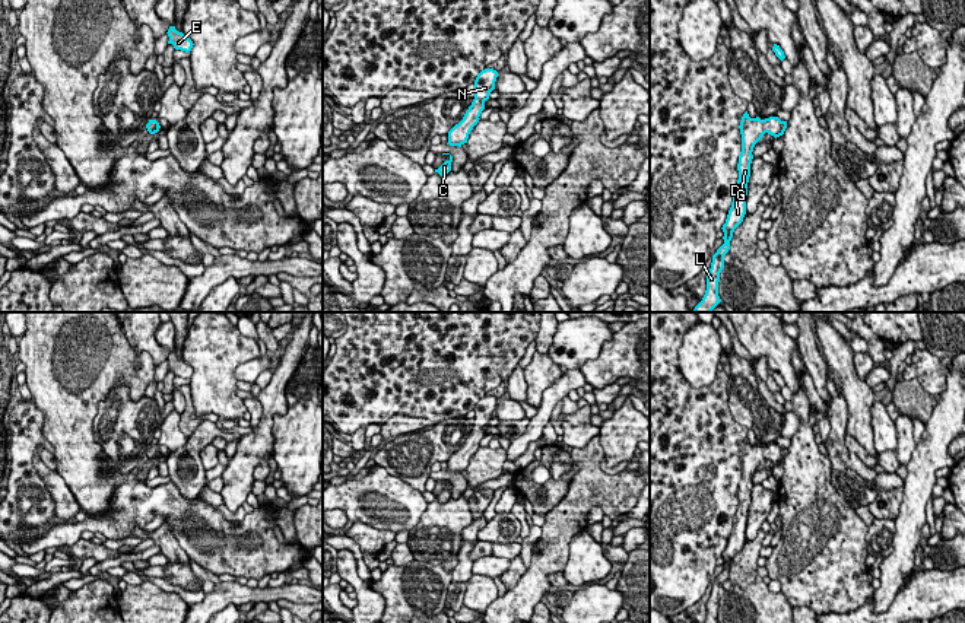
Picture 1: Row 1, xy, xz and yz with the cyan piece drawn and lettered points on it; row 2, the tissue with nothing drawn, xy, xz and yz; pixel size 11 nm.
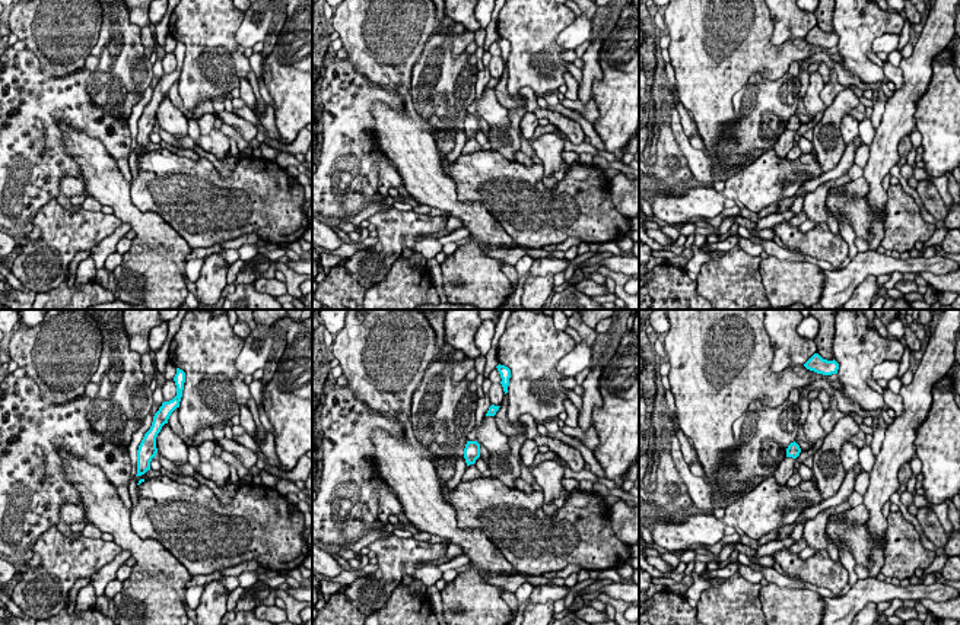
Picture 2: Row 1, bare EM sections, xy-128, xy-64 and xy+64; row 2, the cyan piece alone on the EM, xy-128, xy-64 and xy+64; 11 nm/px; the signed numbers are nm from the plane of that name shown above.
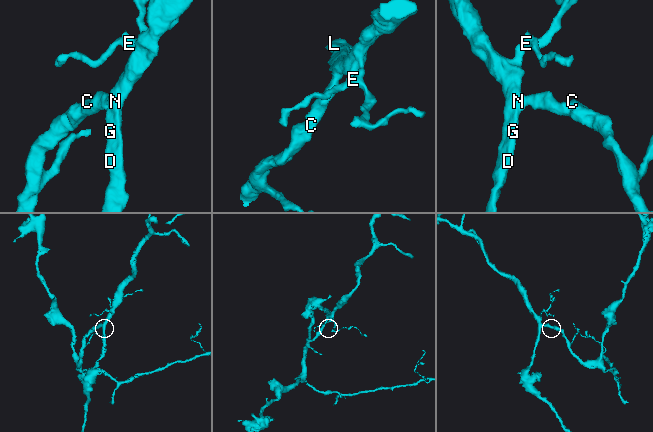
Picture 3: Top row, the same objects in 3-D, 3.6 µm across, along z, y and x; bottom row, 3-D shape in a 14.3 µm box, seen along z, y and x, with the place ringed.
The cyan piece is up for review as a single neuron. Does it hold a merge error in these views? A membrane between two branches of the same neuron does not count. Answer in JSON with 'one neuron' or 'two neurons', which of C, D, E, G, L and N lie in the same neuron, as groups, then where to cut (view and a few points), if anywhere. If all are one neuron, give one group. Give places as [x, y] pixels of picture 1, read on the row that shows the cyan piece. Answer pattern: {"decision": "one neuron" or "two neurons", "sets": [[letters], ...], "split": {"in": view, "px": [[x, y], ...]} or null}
{"decision": "one neuron", "sets": [["C", "D", "E", "G", "L", "N"]], "split": null}

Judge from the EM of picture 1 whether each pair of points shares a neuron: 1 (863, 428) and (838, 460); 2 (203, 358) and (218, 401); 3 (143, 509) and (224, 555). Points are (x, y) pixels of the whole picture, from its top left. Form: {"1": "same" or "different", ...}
{"1": "different", "2": "same", "3": "same"}

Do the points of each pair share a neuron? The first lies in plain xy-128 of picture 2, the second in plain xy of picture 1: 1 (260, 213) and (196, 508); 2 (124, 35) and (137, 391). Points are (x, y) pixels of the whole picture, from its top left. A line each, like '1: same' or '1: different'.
1: same
2: different

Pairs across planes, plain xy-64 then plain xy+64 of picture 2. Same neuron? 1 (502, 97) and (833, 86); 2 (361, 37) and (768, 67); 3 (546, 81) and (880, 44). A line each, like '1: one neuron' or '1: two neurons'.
1: one neuron
2: one neuron
3: two neurons

